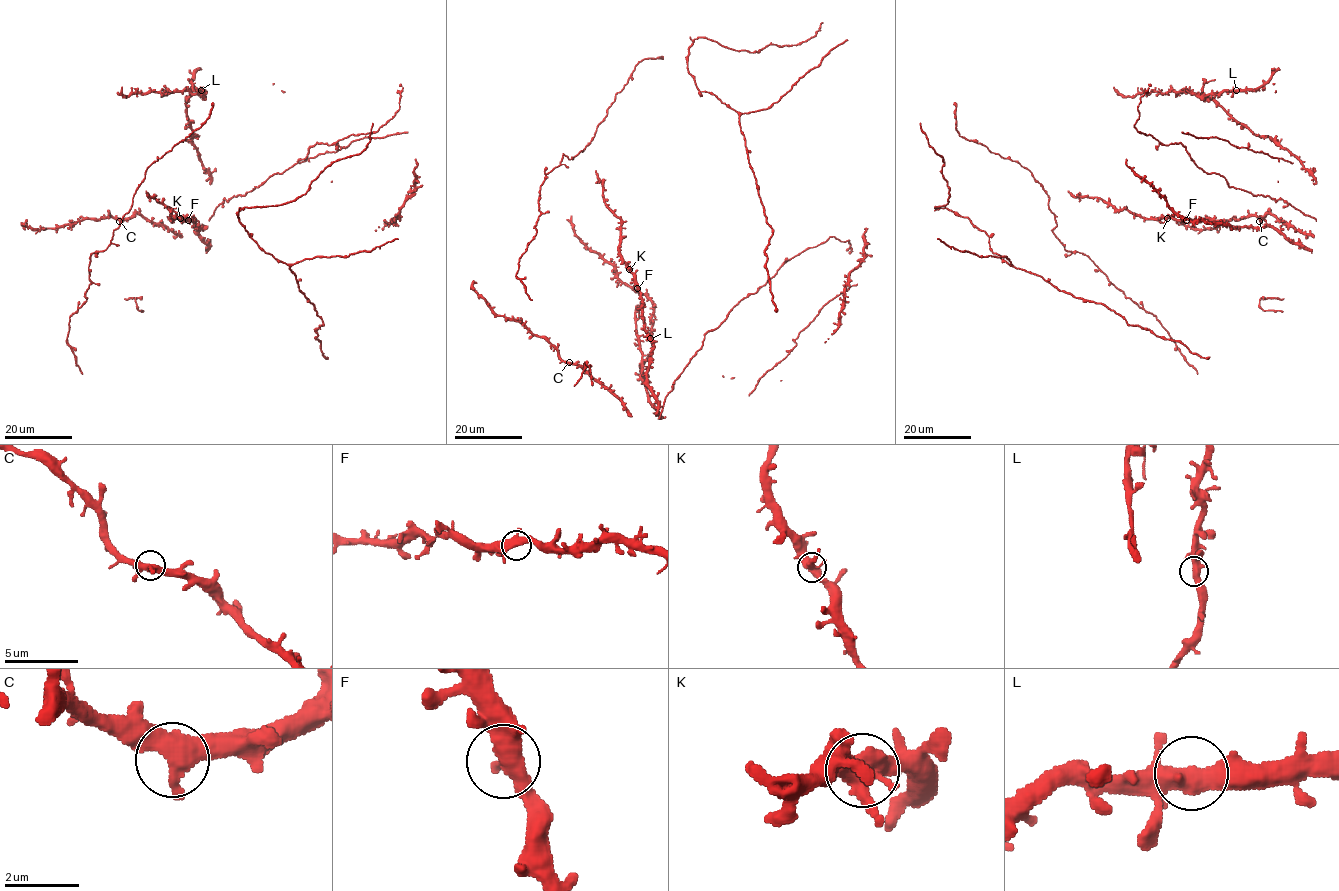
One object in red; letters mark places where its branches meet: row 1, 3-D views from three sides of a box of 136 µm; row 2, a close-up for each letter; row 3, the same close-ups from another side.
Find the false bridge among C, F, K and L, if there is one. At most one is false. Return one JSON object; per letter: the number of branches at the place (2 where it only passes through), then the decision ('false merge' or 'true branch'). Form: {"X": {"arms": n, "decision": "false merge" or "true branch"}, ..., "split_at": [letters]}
{"C": {"arms": 4, "decision": "true branch"}, "F": {"arms": 4, "decision": "true branch"}, "K": {"arms": 4, "decision": "true branch"}, "L": {"arms": 4, "decision": "true branch"}, "split_at": []}

